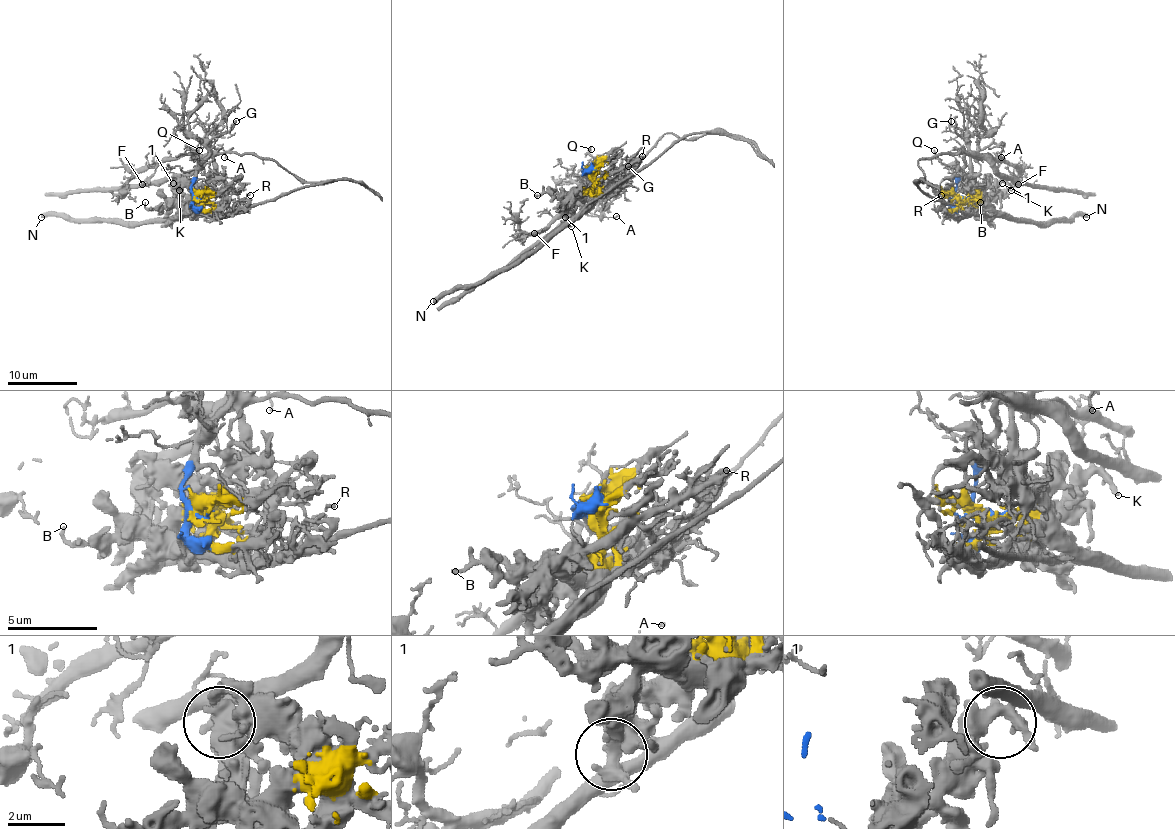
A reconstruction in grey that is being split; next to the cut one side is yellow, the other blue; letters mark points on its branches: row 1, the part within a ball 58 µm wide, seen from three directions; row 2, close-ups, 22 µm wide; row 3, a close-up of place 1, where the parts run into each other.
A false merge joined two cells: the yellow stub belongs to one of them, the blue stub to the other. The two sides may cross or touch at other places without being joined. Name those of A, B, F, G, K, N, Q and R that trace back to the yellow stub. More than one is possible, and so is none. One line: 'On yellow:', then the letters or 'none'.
On yellow: B, K, N, R

